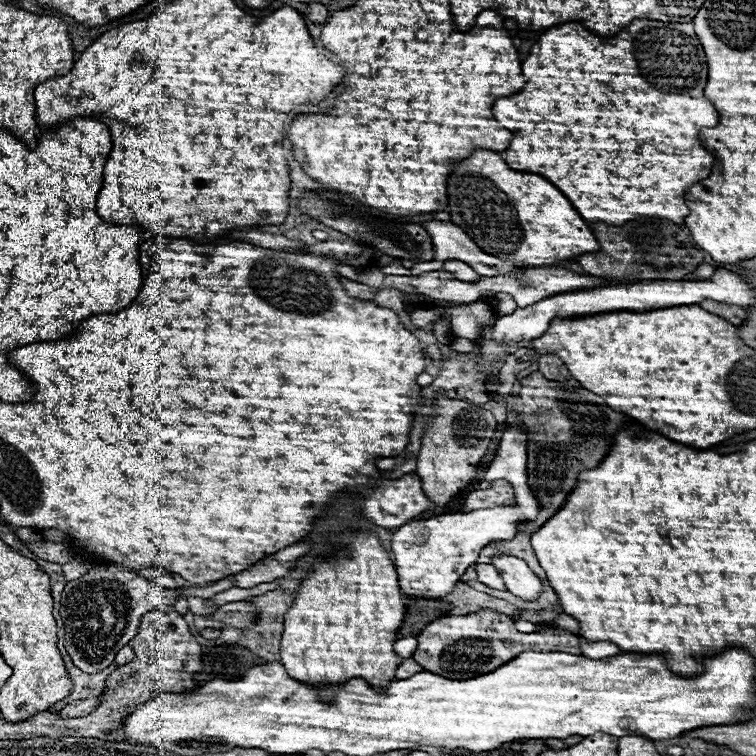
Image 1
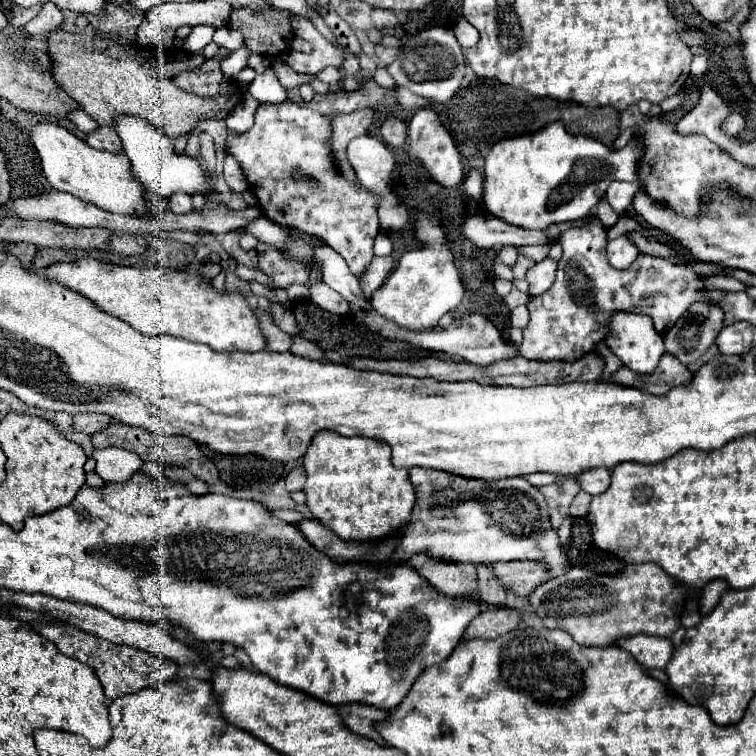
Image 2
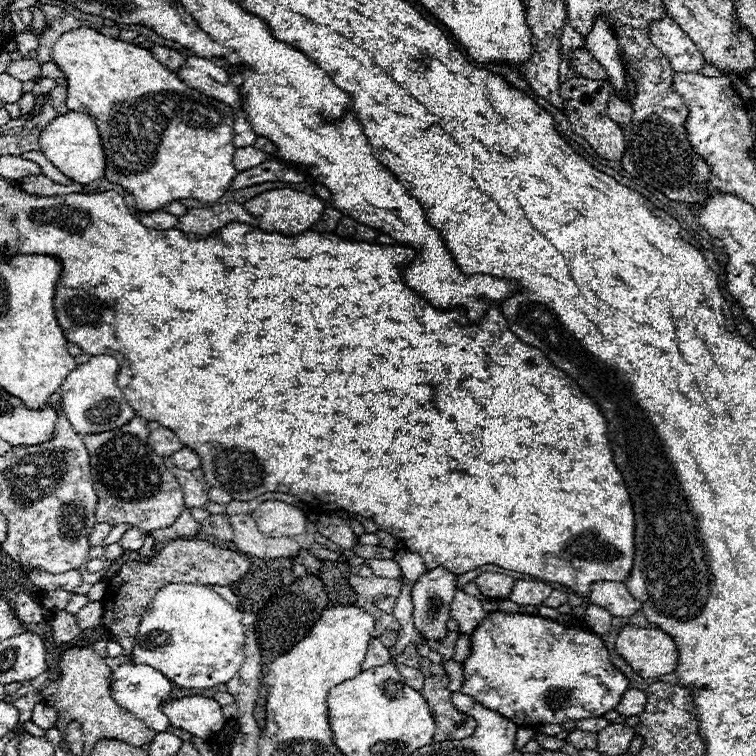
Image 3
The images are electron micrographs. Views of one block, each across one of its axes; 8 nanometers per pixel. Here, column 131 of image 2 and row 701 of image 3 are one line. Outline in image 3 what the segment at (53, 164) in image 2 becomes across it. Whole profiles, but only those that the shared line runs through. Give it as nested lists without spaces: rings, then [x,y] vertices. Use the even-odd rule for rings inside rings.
[[[186,696],[180,700],[164,702],[160,708],[172,726],[182,728],[198,738],[208,738],[210,734],[222,730],[226,718],[222,708],[212,698],[204,696]]]

